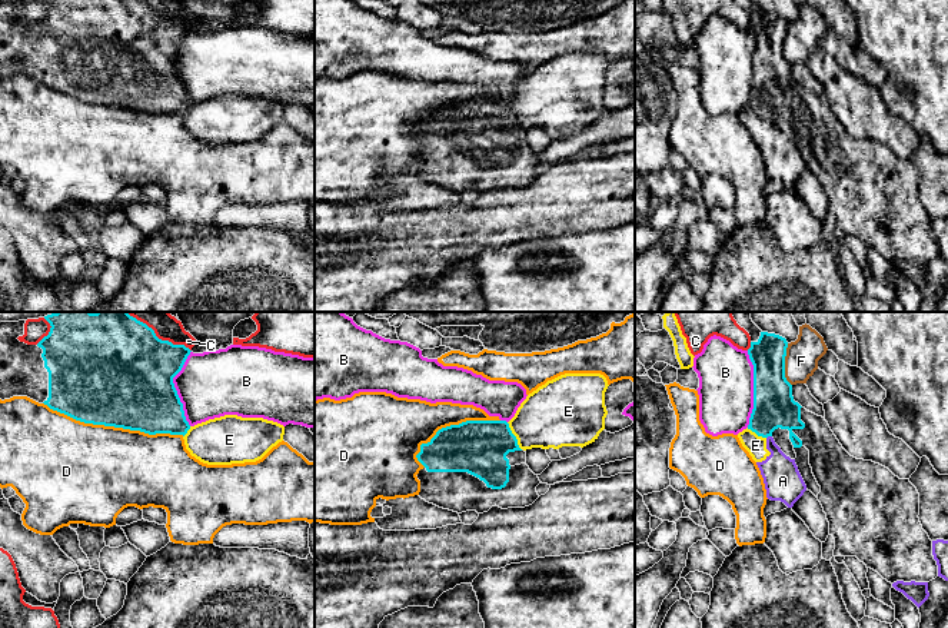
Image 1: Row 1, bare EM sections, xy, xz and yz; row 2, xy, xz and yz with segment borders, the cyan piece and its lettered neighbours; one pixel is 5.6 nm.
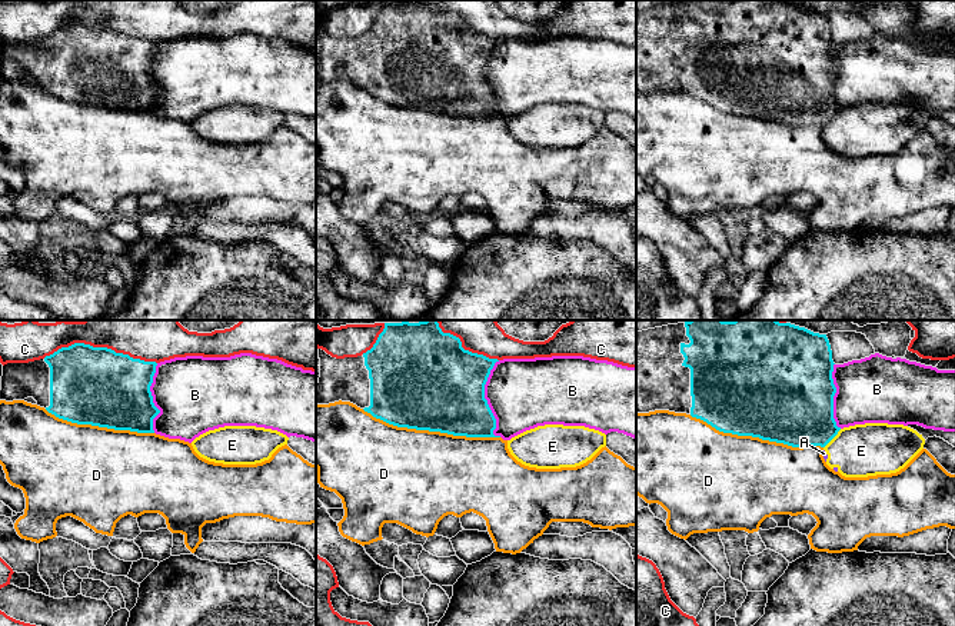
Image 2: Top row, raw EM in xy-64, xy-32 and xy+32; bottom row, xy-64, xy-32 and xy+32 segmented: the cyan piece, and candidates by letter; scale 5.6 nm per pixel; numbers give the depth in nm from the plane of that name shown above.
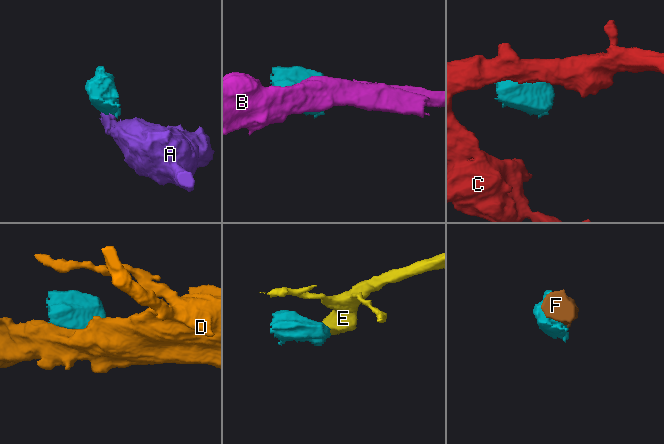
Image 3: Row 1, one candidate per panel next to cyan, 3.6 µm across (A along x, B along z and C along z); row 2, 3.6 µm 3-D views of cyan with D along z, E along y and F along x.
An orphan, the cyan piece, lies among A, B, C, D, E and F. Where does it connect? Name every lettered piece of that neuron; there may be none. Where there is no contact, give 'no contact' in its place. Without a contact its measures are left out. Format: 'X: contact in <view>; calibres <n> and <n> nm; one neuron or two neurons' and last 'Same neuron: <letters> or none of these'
A: contact in yz; calibres 240 and 200 nm; two neurons
B: contact in yz; calibres 240 and 300 nm; two neurons
C: contact in xy; calibres 500 and 160 nm; two neurons
D: contact in xy; calibres 500 and 480 nm; two neurons
E: contact in xz; calibres 300 and 360 nm; two neurons
F: contact in yz; calibres 240 and 190 nm; two neurons
Same neuron: none of these

